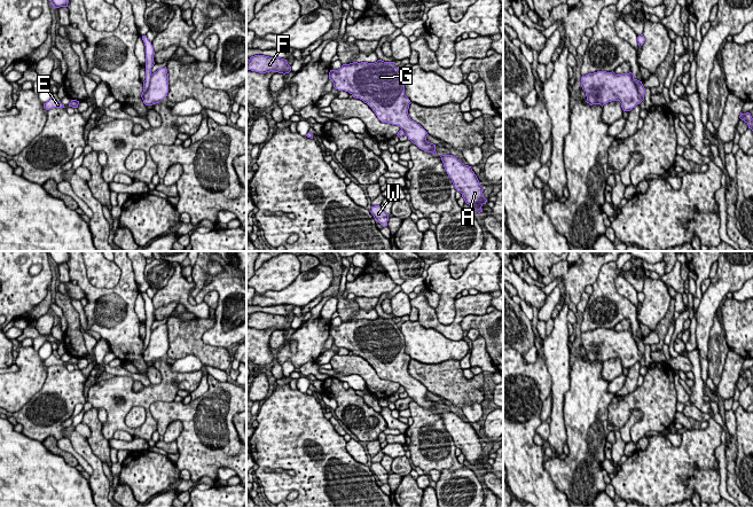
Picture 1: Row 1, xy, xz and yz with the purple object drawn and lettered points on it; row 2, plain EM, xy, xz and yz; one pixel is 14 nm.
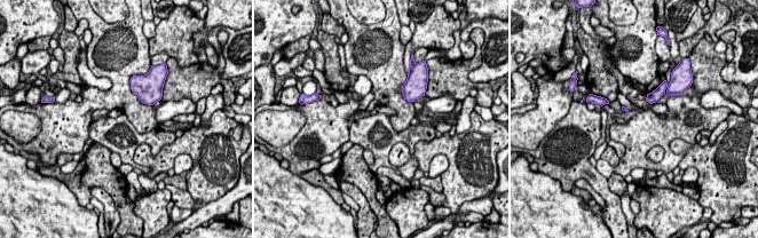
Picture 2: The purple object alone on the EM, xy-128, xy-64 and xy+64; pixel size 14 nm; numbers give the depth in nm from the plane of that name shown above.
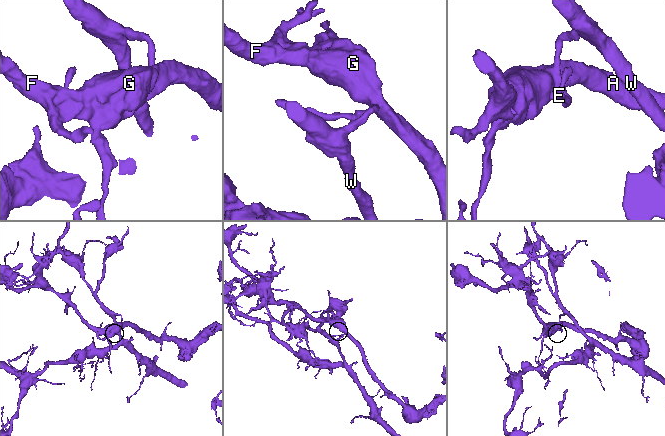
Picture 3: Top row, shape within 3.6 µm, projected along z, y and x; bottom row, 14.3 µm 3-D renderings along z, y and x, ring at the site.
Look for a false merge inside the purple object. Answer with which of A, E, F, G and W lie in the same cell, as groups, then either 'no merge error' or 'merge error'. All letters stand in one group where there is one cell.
A F G / E W | merge error

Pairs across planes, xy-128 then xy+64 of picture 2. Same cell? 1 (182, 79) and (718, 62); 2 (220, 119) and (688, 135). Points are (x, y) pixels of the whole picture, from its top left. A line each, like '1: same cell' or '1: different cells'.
1: same cell
2: different cells

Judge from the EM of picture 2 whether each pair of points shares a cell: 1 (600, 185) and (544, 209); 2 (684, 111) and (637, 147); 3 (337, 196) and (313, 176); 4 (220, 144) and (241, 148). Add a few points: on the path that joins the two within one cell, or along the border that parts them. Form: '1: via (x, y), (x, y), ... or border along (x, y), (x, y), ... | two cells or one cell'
1: border along (549, 175), (555, 179), (569, 192) | two cells
2: via (672, 123), (664, 131), (652, 132), (648, 135) | one cell
3: via (331, 190), (318, 180) | one cell
4: via (224, 148), (236, 148) | one cell

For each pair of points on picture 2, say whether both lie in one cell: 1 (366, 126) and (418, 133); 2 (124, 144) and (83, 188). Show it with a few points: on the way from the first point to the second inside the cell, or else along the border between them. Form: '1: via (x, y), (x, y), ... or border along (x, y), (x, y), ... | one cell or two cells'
1: via (379, 129), (387, 129), (394, 135), (405, 135) | one cell
2: border along (93, 141), (105, 145), (111, 151) | two cells

